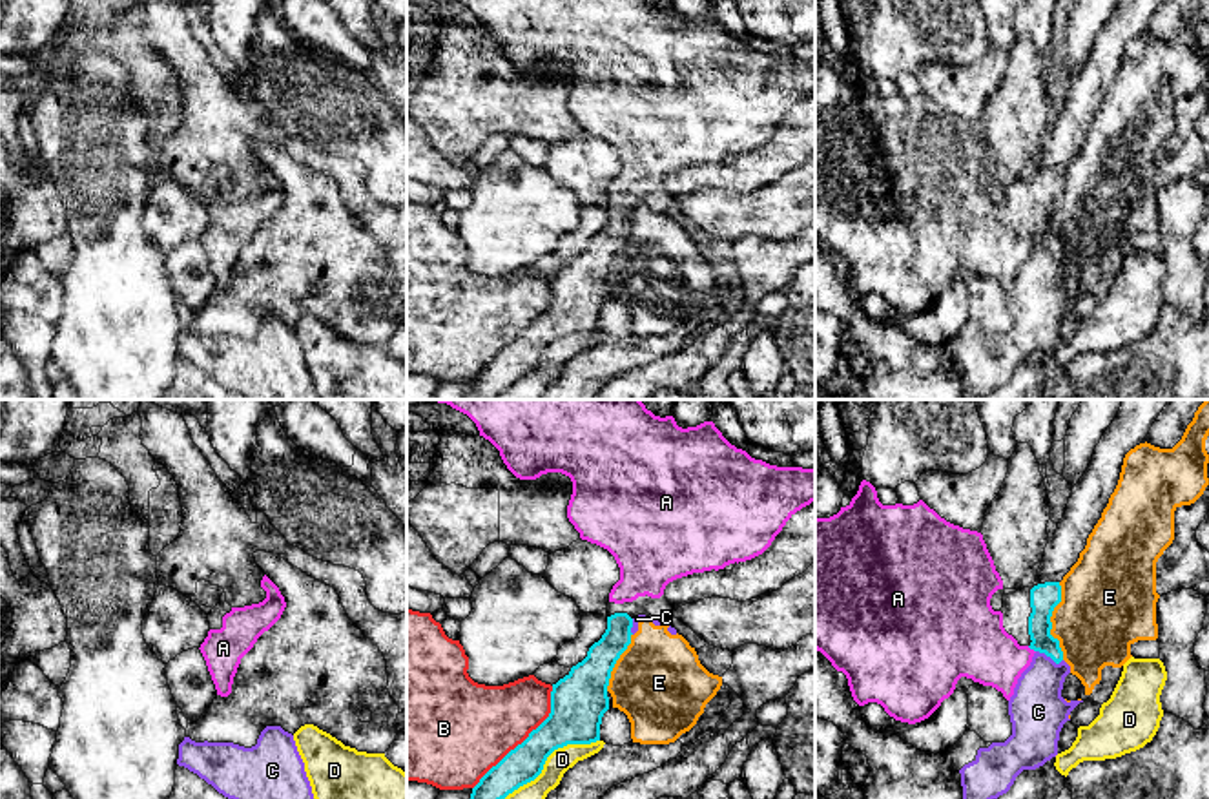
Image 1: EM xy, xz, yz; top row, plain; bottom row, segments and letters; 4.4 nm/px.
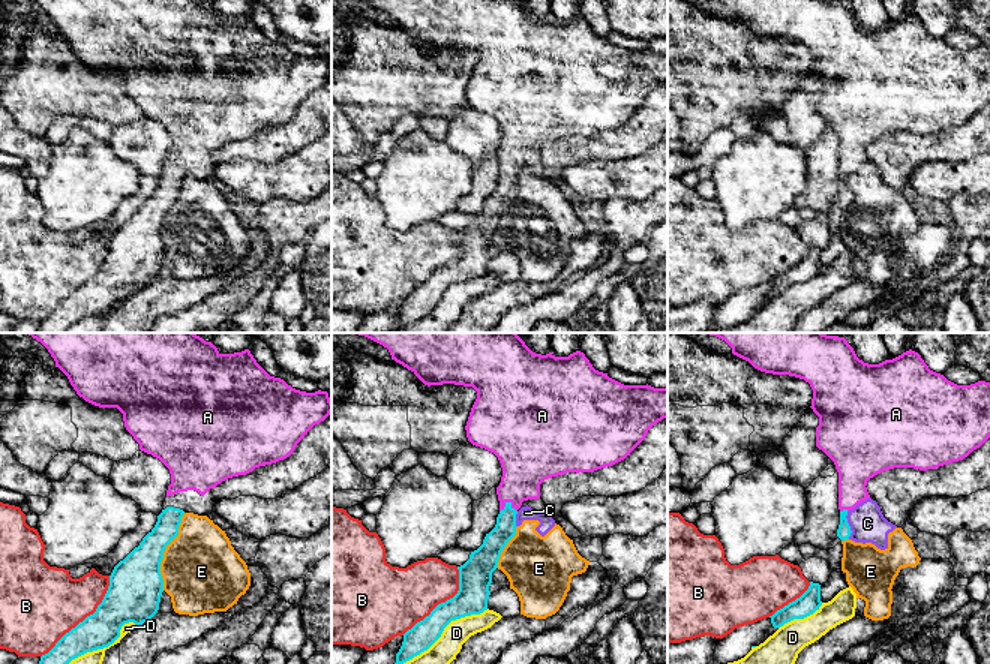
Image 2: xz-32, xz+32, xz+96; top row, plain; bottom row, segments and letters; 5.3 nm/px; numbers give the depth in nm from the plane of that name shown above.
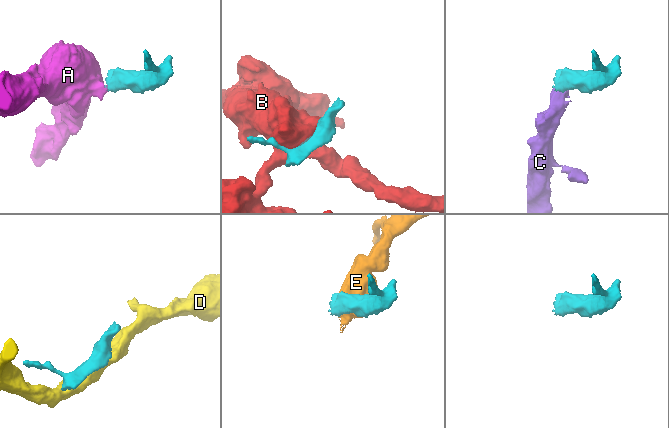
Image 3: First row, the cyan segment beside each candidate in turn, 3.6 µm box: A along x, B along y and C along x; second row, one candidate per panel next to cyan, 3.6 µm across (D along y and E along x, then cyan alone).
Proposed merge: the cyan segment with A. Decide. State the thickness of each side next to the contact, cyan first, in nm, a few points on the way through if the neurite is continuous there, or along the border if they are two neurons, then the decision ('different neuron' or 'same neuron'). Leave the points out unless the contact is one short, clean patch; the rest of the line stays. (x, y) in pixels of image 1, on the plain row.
130 nm thick on the cyan side, 300 nm on the other; runs through yz (1043, 188), (1040, 230), (1031, 239), (987, 243), (974, 236); same neuron

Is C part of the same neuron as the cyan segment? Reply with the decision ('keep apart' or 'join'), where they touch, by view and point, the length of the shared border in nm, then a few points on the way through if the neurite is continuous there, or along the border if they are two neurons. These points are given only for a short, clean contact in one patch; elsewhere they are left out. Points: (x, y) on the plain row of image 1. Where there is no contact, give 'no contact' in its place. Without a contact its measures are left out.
keep apart; contact yz (1049, 247); length 130 nm; border yz (1036, 241), (1056, 254), (1062, 252)

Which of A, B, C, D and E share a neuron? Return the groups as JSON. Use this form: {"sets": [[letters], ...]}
{"sets": [["A"], ["B"], ["C", "E"], ["D"]]}

